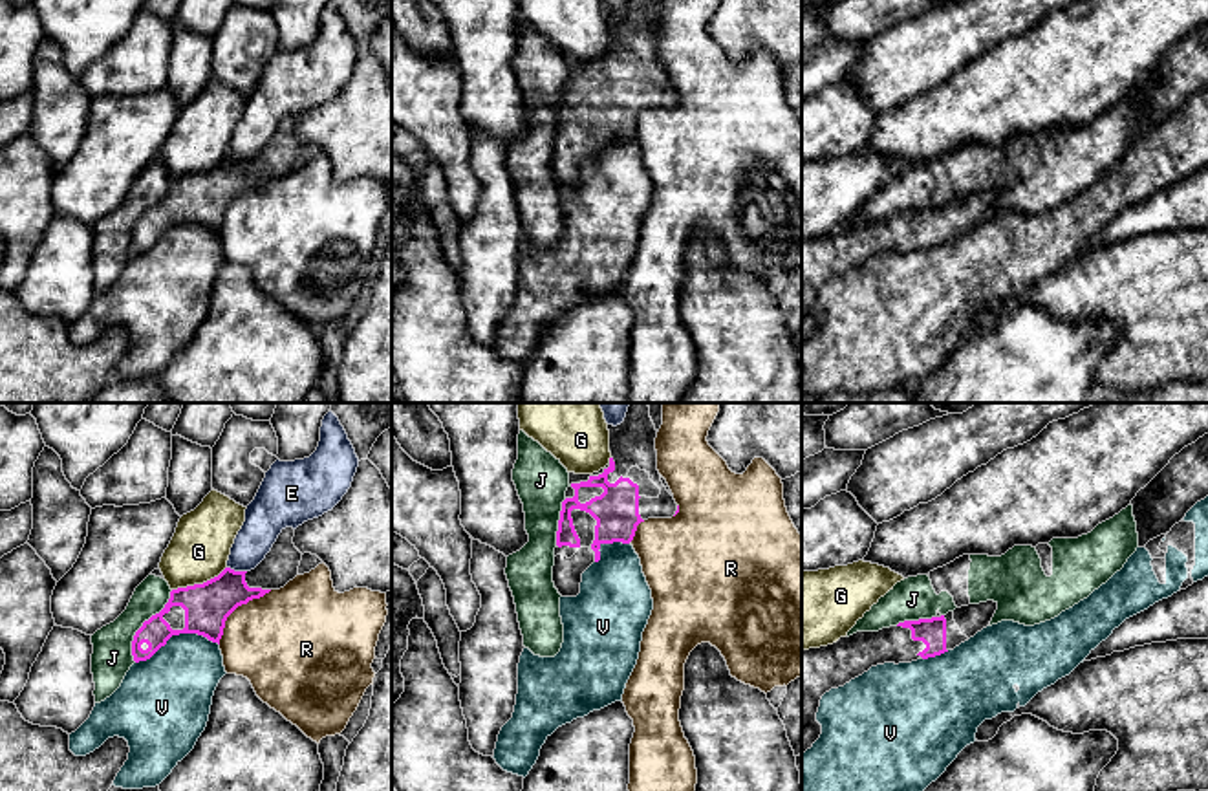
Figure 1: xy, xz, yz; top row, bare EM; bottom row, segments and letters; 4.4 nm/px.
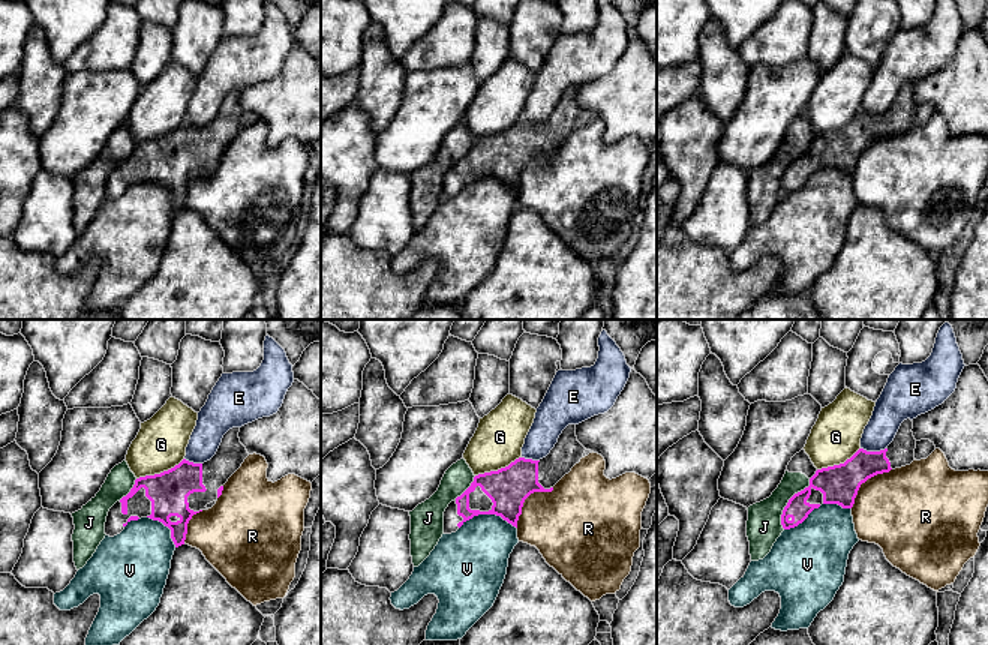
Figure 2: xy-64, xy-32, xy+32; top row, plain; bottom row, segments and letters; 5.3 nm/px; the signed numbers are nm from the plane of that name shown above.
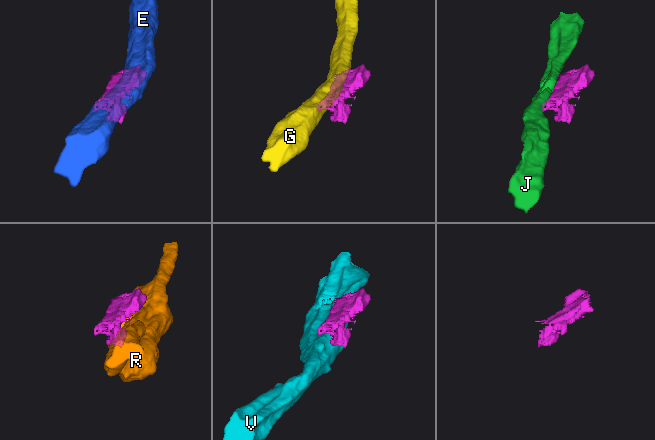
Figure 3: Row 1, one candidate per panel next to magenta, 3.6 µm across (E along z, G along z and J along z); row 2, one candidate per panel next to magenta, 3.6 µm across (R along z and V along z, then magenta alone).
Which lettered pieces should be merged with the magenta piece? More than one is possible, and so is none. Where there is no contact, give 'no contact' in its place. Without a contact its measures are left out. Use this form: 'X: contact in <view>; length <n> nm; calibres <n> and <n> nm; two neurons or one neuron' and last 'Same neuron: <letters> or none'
E: contact in xy; length 90 nm; calibres 200 and 170 nm; two neurons
G: contact in xy; length 260 nm; calibres 200 and 260 nm; two neurons
J: contact in xy; length 360 nm; calibres 130 and 180 nm; two neurons
R: contact in xy; length 340 nm; calibres 200 and 420 nm; two neurons
V: contact in xy; length 380 nm; calibres 200 and 360 nm; two neurons
Same neuron: none

